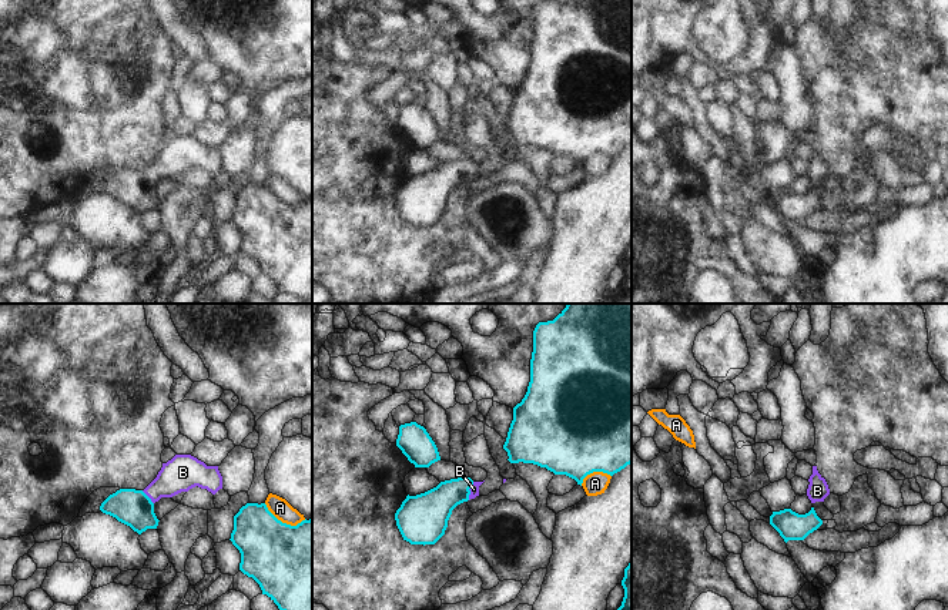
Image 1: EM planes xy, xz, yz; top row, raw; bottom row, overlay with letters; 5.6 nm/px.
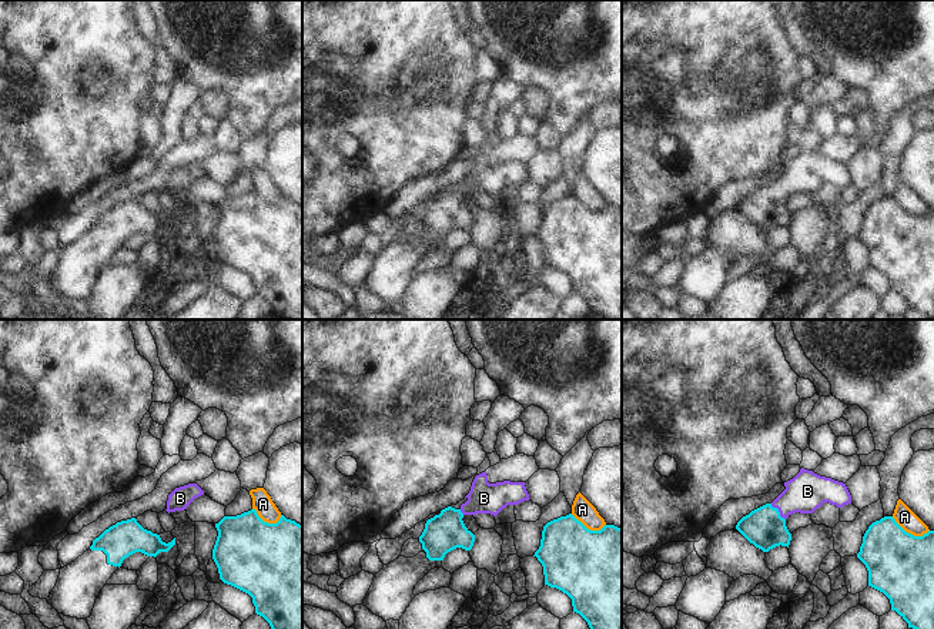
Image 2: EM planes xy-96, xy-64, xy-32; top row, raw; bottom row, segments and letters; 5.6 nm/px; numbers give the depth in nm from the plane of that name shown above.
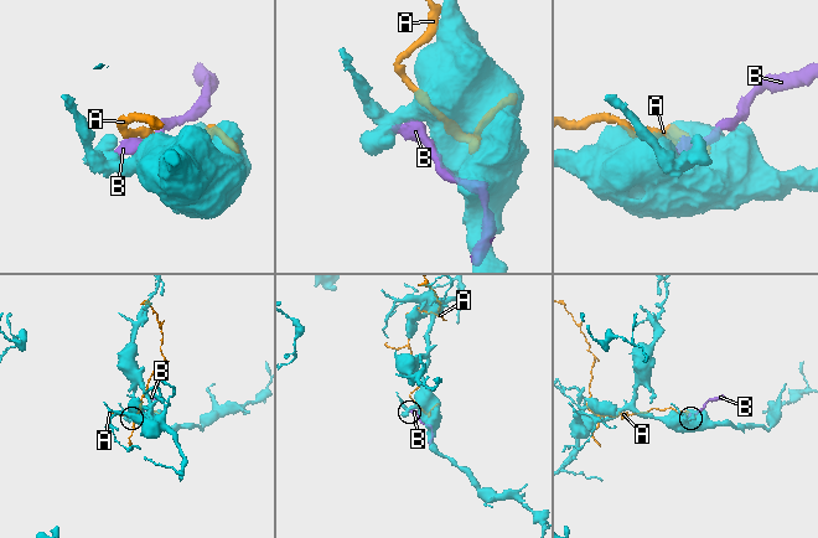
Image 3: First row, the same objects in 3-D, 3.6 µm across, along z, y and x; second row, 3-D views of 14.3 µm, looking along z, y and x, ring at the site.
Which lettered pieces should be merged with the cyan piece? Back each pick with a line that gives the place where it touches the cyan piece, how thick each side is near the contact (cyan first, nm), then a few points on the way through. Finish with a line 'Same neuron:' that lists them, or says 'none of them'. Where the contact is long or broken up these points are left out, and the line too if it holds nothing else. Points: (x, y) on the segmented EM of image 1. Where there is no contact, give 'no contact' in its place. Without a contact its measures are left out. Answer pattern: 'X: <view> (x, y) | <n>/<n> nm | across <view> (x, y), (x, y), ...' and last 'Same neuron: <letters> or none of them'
B: xz (469, 490) | 220/50 nm | across xz (431, 510), (449, 493), (469, 490), (474, 489)
Same neuron: B

